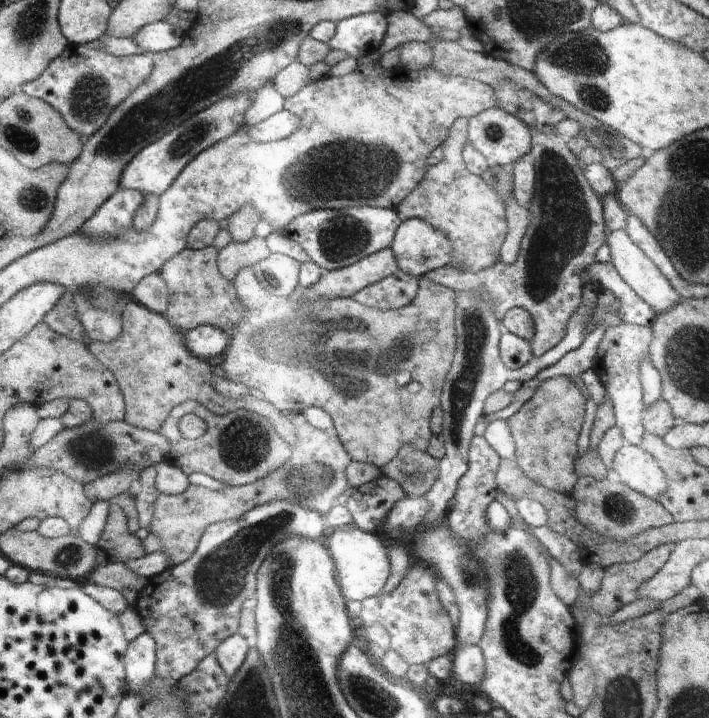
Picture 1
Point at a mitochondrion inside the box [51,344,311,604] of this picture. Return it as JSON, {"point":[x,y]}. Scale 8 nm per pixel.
{"point":[255,440]}

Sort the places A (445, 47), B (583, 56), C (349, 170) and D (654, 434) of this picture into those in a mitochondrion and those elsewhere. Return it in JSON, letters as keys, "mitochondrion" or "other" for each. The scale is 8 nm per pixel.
{"A":"other","B":"mitochondrion","C":"mitochondrion","D":"other"}

